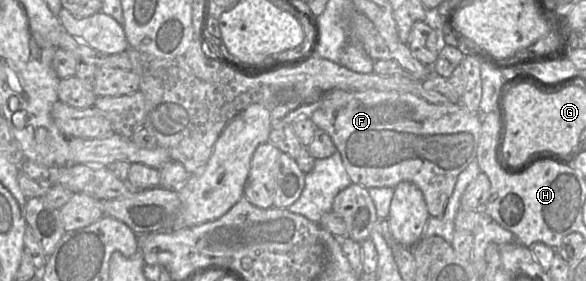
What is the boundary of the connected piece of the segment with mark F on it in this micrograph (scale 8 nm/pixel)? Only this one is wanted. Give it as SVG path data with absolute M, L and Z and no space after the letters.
M334 89L323 95L319 108L310 115L310 119L317 129L331 137L352 184L392 189L402 182L416 186L423 194L430 215L423 236L440 236L452 242L462 195L469 184L482 174L476 162L480 140L479 116L472 115L461 104L431 104L405 93Z

